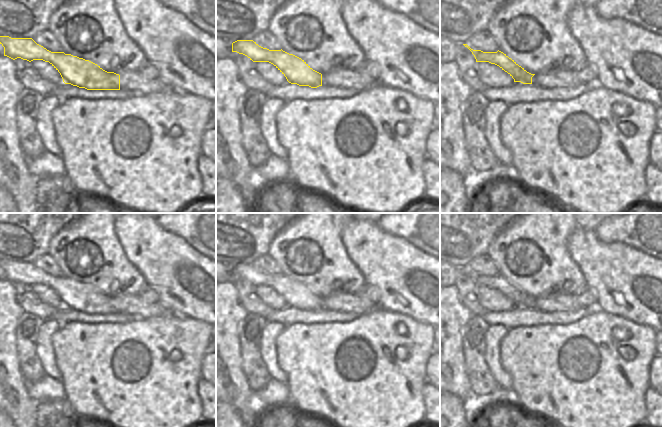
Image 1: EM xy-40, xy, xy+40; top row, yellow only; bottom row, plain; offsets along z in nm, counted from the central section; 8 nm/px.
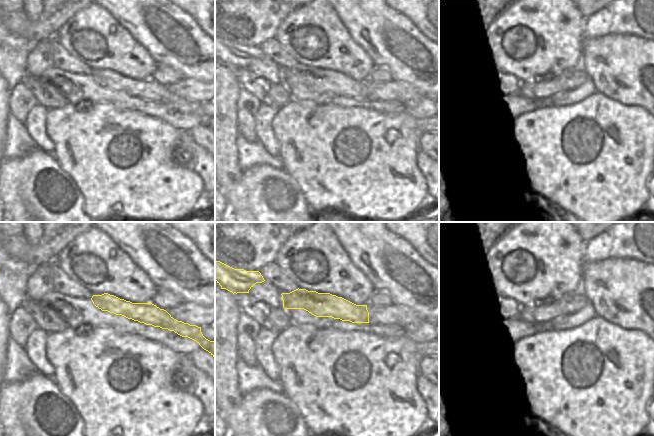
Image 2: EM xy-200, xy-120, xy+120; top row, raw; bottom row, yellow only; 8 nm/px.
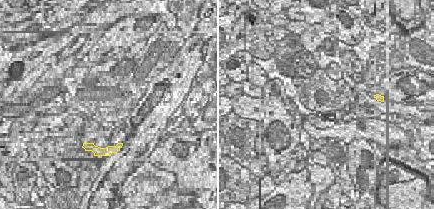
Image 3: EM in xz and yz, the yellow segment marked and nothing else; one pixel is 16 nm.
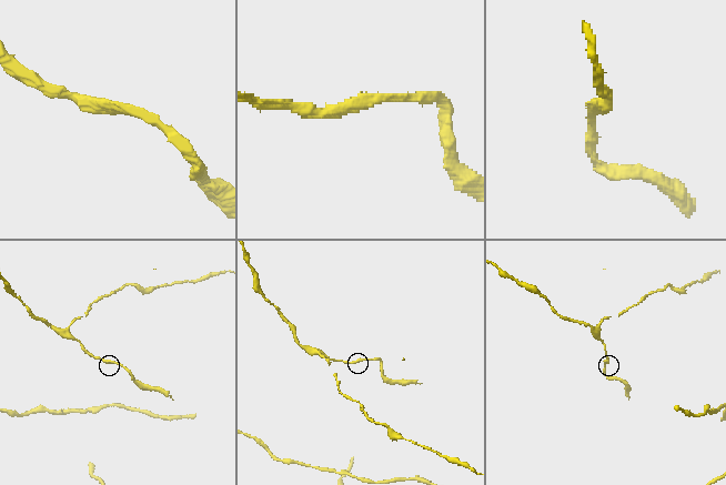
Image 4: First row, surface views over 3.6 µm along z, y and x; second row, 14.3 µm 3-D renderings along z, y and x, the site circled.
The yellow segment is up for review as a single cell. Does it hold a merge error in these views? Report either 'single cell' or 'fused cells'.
single cell

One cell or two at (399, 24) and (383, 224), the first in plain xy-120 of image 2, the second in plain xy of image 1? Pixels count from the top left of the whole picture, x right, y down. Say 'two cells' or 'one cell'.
two cells

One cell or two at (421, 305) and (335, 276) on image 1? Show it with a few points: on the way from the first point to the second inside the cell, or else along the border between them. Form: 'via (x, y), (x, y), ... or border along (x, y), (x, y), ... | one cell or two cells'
border along (354, 264), (361, 273), (366, 285) | two cells

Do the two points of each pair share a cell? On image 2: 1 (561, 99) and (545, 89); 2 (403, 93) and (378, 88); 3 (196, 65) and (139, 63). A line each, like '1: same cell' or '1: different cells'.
1: different cells
2: same cell
3: different cells

